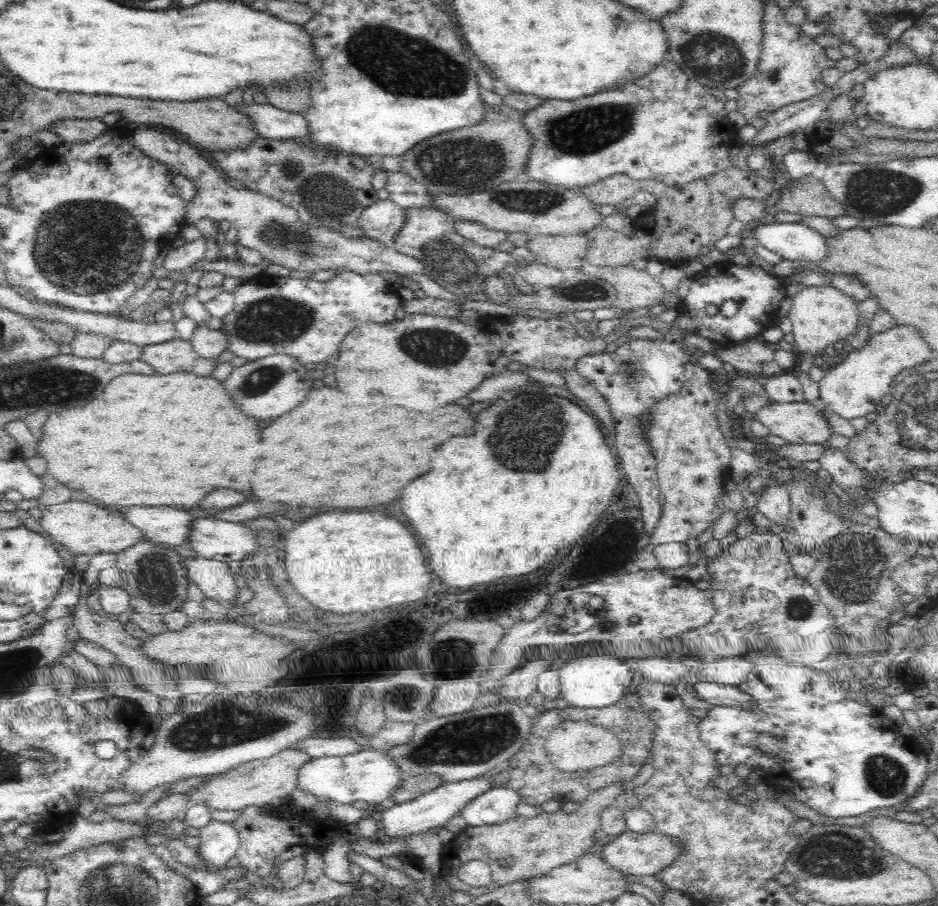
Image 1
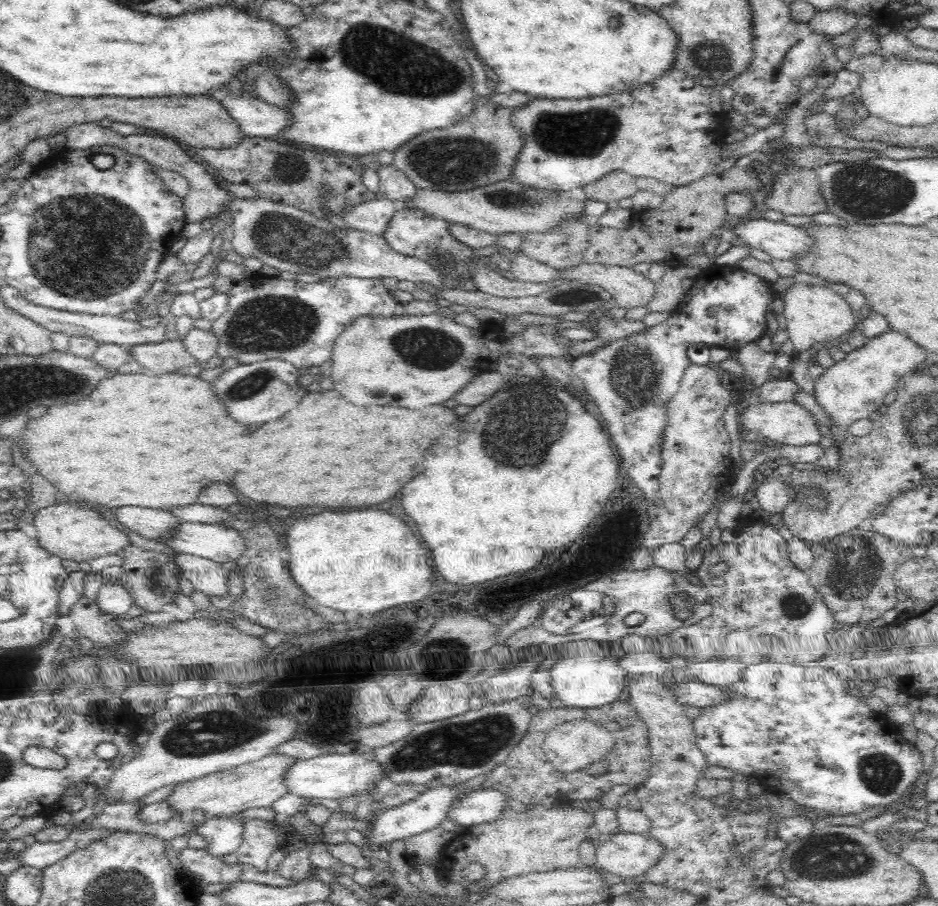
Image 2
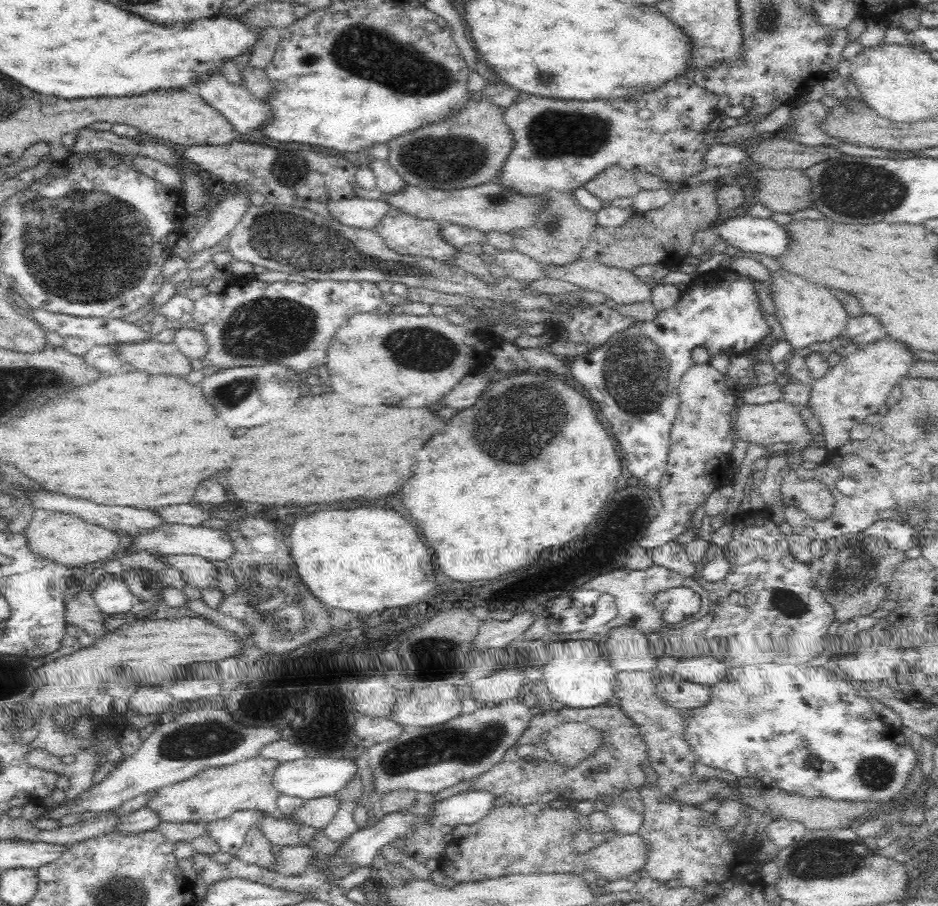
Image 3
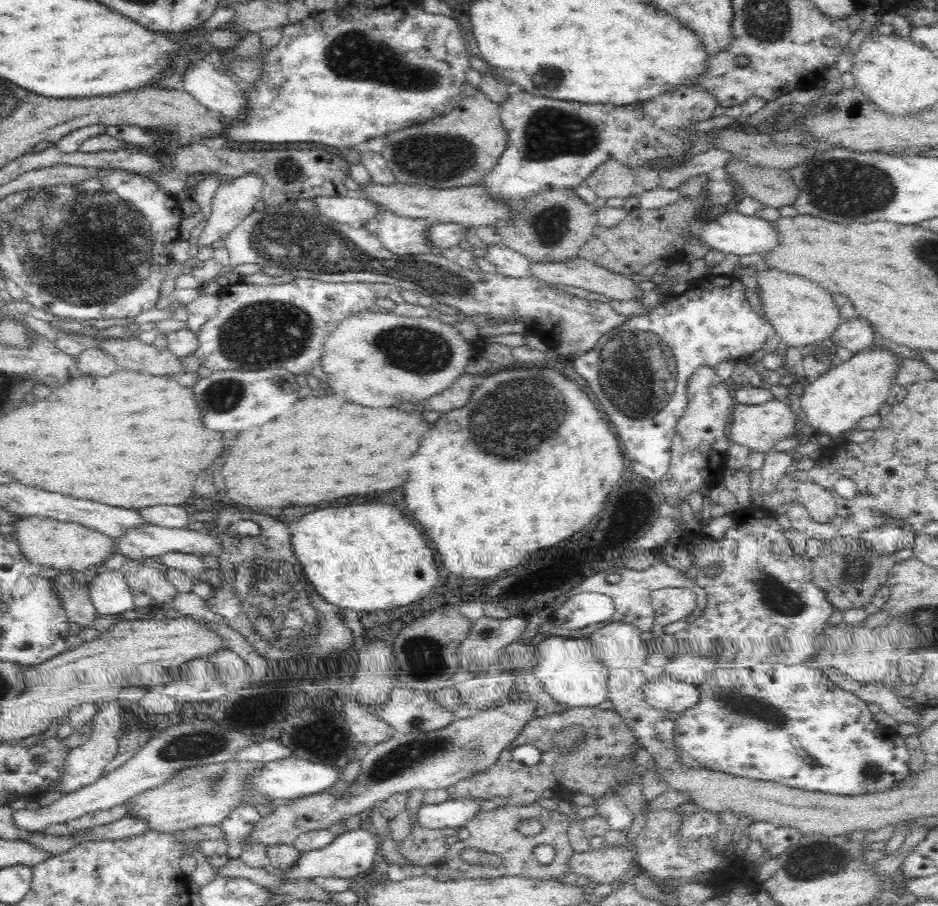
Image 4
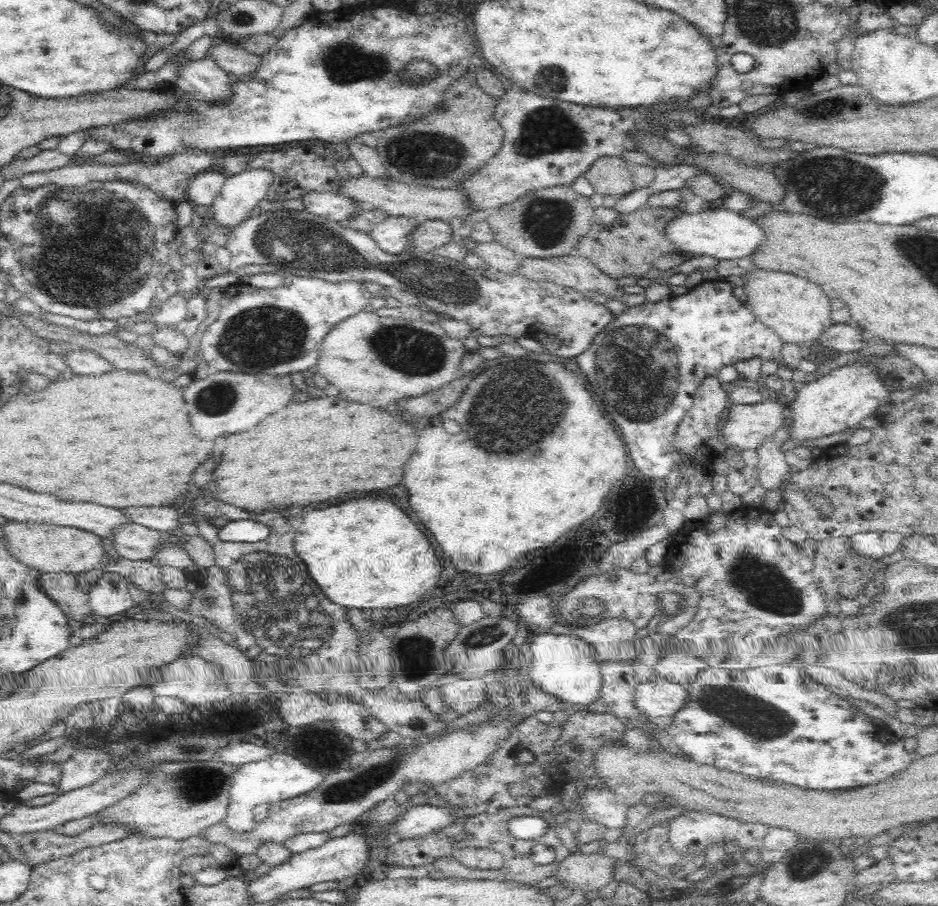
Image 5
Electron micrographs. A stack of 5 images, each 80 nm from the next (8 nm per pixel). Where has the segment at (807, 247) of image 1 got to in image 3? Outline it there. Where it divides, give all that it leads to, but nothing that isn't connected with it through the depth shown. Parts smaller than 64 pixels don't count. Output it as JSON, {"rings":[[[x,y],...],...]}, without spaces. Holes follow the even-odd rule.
{"rings":[[[732,216],[713,230],[716,231],[717,239],[722,239],[726,246],[734,246],[741,254],[758,252],[777,257],[785,252],[789,243],[783,225],[761,216]]]}

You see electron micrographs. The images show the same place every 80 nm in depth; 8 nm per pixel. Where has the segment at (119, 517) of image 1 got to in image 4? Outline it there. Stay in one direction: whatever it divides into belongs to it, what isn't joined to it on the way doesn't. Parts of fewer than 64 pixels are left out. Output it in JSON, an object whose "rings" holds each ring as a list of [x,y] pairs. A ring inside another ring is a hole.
{"rings":[[[31,516],[12,522],[12,537],[16,539],[20,553],[30,561],[56,571],[71,570],[74,573],[88,571],[94,565],[100,566],[114,553],[115,539],[76,523],[62,523],[56,520]]]}

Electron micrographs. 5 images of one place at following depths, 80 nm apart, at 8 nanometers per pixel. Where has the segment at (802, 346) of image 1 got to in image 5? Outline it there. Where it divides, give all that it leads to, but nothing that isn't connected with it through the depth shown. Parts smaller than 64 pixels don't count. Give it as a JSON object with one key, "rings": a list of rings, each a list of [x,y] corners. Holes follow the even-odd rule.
{"rings":[[[756,270],[740,277],[746,280],[746,302],[743,303],[762,325],[772,329],[780,337],[783,344],[810,345],[828,326],[833,325],[830,321],[831,300],[826,298],[826,294],[822,294],[822,288],[818,288],[816,284],[806,282],[800,276],[772,270]]]}

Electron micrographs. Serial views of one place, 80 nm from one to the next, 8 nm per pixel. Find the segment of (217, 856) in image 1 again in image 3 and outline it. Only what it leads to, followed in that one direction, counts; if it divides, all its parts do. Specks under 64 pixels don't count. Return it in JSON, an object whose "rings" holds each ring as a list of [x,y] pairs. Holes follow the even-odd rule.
{"rings":[[[238,810],[228,819],[207,824],[210,836],[222,849],[222,853],[237,857],[245,838],[253,826],[260,824],[264,814],[258,810]]]}

